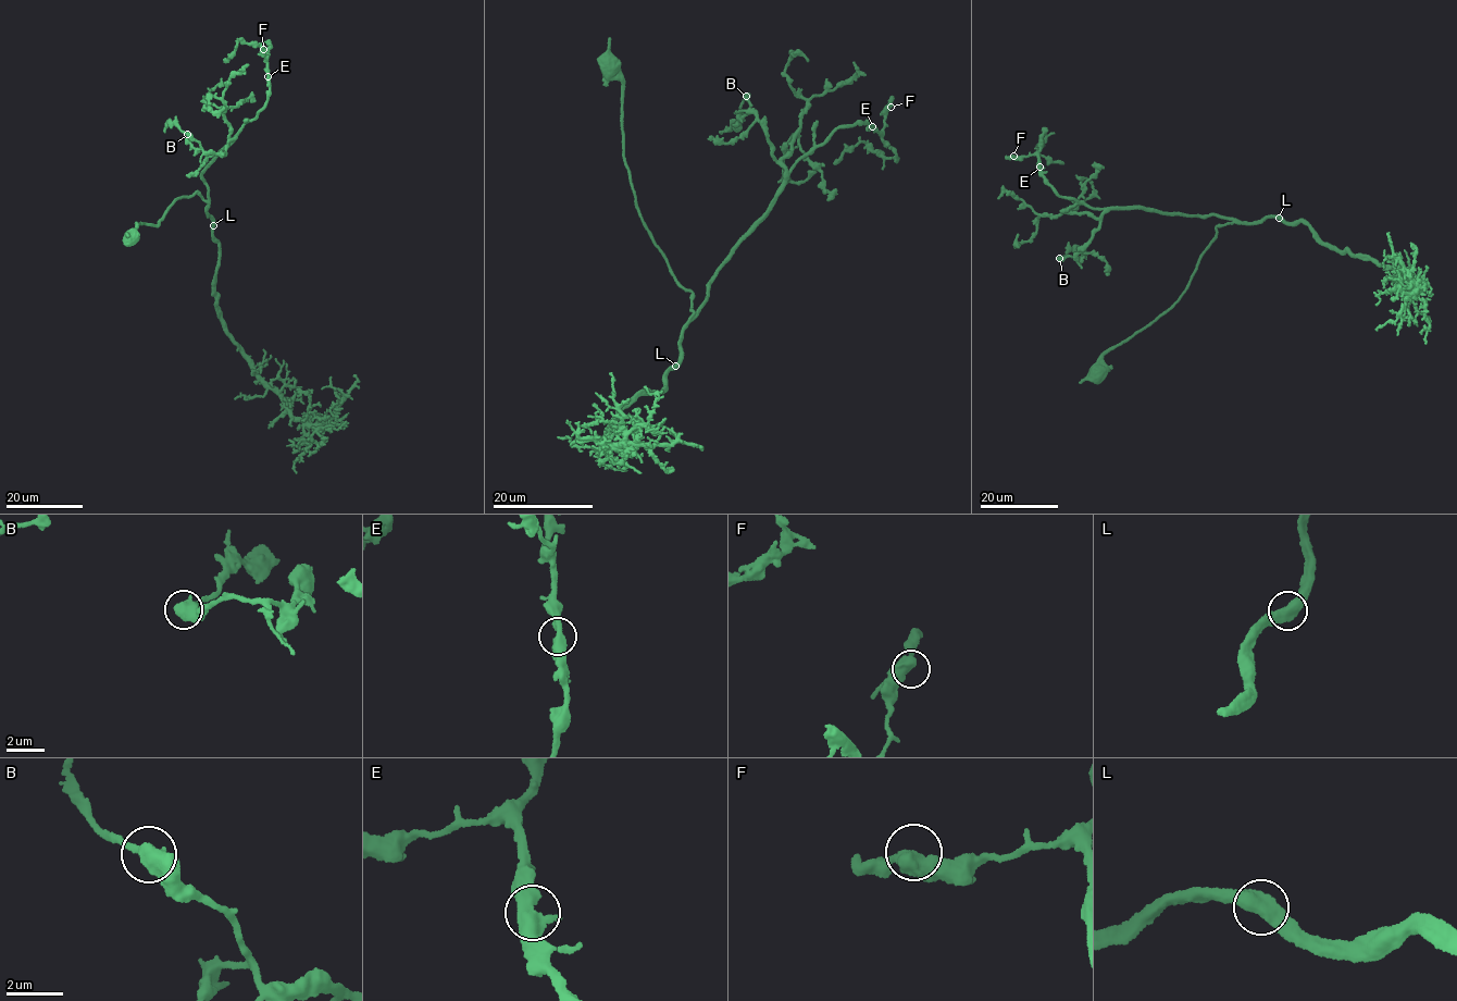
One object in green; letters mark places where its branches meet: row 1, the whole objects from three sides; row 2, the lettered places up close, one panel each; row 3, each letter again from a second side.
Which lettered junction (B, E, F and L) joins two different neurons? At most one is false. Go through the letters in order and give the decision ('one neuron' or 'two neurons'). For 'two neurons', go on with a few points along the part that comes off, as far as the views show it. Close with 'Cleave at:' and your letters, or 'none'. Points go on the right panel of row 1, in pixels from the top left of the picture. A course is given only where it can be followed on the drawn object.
B: one neuron
E: one neuron
F: one neuron
L: one neuron
Cleave at: none

